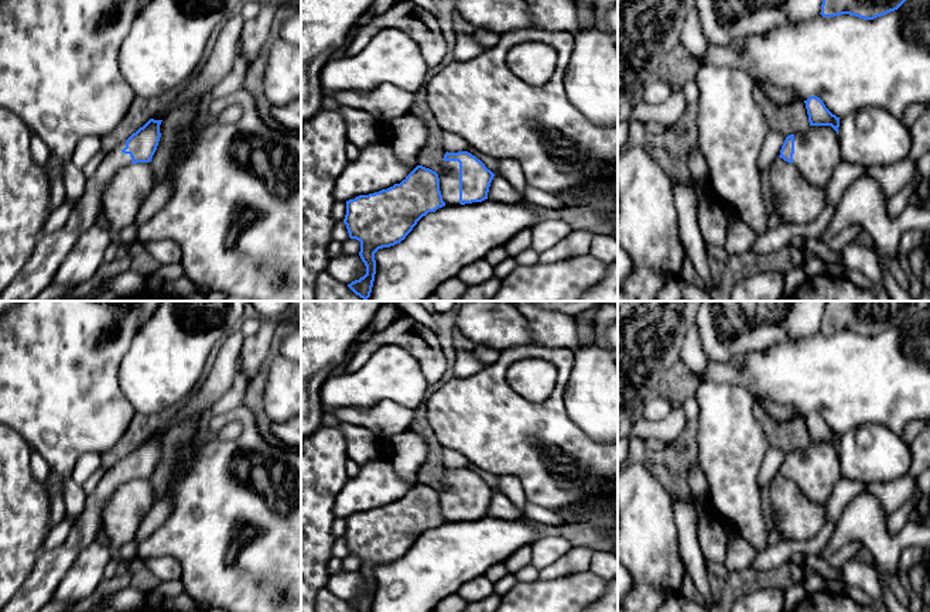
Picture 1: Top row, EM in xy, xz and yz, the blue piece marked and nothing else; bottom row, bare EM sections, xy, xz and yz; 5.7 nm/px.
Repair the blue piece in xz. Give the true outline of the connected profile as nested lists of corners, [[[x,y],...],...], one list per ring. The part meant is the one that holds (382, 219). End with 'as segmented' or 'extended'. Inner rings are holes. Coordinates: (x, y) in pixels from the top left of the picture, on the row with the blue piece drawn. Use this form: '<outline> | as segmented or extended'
[[[447,151],[440,172],[417,165],[400,184],[346,201],[343,223],[349,237],[360,242],[359,256],[366,266],[366,274],[348,287],[367,301],[379,249],[404,240],[428,212],[488,199],[493,177],[471,153]]] | extended

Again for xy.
[[[150,119],[143,127],[107,153],[96,172],[86,180],[83,195],[72,206],[66,223],[54,233],[42,233],[23,271],[0,294],[0,301],[33,301],[47,288],[73,249],[78,239],[92,226],[102,209],[105,188],[119,170],[129,164],[150,163],[161,133],[163,120]]] | extended

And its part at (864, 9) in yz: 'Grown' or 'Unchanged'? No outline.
Unchanged

